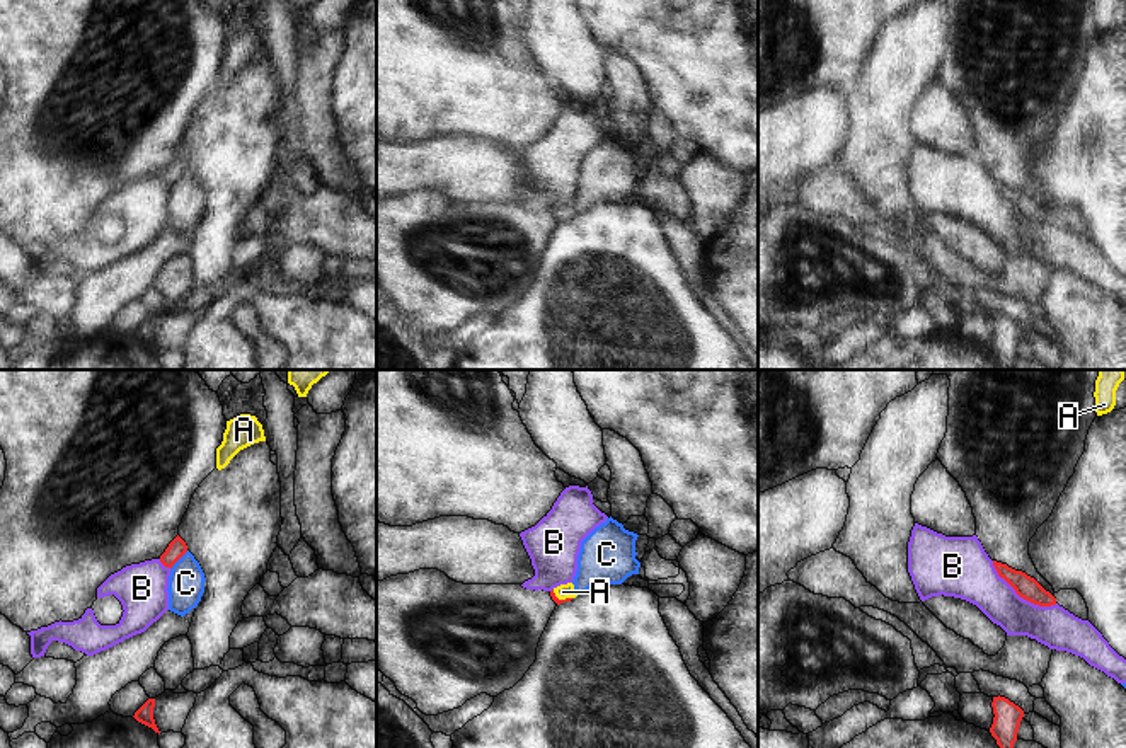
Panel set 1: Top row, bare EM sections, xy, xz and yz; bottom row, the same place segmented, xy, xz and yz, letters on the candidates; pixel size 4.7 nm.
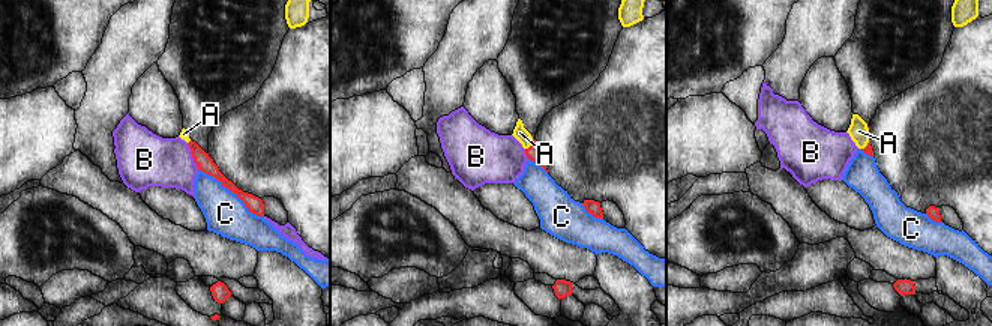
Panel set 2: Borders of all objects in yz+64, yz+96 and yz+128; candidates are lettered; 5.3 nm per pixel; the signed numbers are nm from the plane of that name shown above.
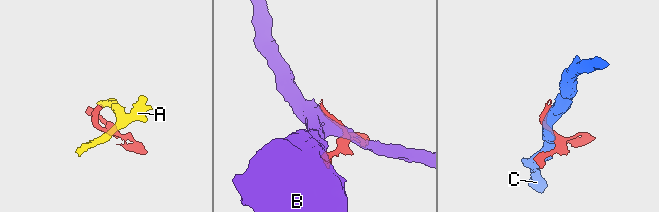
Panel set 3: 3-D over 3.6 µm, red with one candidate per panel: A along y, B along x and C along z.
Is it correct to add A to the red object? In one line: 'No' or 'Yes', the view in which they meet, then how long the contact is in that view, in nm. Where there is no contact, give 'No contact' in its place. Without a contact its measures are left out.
Yes. Touches red in xz. Shared border 100 nm

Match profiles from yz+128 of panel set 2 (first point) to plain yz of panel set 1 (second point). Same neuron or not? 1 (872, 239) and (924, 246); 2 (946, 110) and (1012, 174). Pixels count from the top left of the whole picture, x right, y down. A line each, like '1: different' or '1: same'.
1: same
2: different

